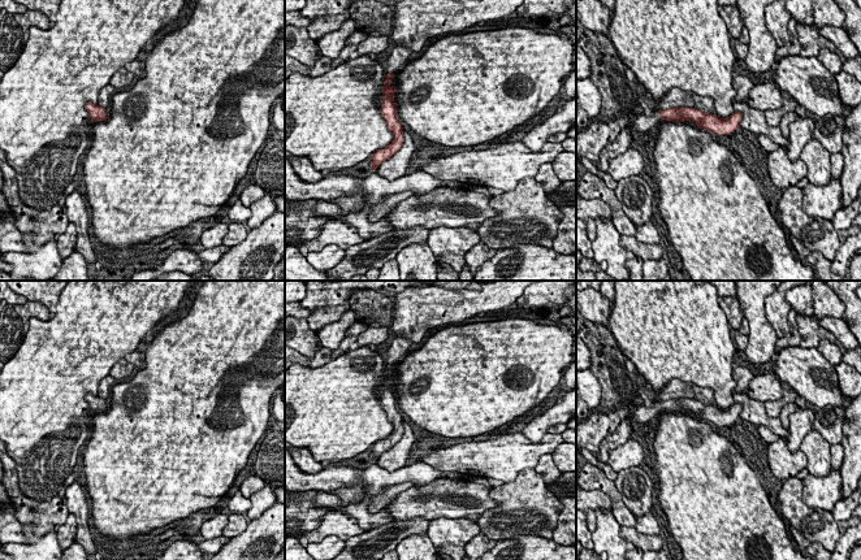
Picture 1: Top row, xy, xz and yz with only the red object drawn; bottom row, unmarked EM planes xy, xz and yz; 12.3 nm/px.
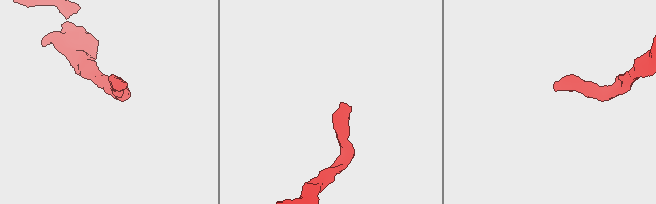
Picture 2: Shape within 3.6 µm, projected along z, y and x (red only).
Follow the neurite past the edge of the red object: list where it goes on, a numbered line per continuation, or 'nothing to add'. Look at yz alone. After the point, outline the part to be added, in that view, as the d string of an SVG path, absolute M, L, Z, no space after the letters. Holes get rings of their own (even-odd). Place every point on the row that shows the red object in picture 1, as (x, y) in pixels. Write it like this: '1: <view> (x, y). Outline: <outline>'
1: yz (644, 122). Outline: M652 112L649 116L641 114L632 125L627 123L627 127L629 129L631 134L633 131L648 131L659 121L659 112Z

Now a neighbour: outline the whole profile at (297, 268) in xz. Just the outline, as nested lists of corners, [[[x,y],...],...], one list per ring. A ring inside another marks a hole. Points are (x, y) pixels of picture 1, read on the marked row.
[[[295,246],[285,247],[285,281],[328,281],[328,270],[319,272]]]

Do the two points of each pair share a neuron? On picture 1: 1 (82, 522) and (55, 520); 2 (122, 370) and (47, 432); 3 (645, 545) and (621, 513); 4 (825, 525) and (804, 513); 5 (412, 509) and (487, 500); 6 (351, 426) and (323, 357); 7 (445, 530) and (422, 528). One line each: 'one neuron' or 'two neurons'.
1: two neurons
2: two neurons
3: two neurons
4: one neuron
5: one neuron
6: two neurons
7: two neurons

